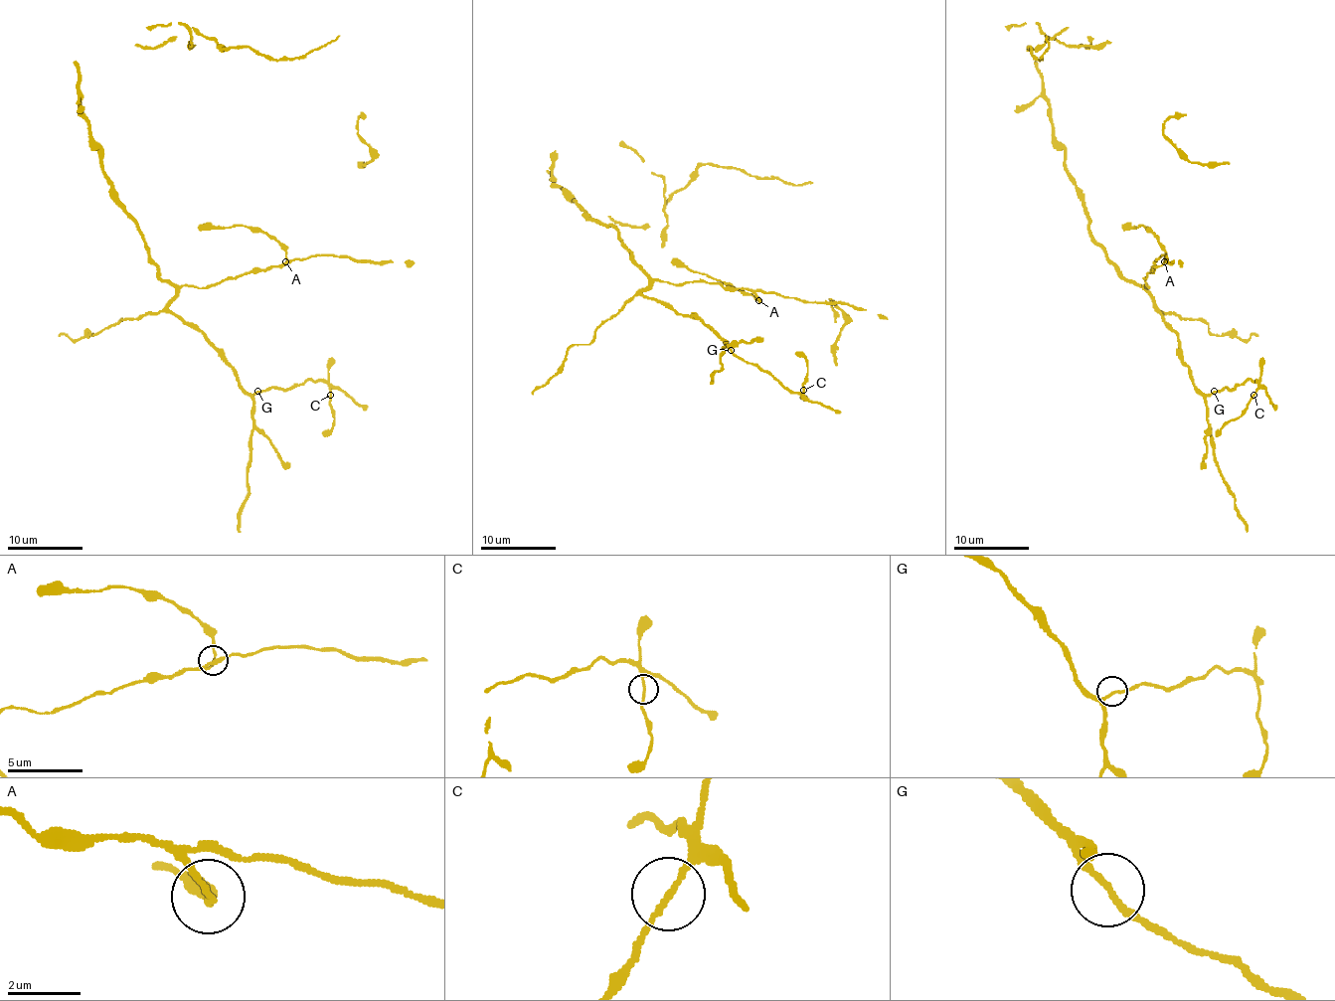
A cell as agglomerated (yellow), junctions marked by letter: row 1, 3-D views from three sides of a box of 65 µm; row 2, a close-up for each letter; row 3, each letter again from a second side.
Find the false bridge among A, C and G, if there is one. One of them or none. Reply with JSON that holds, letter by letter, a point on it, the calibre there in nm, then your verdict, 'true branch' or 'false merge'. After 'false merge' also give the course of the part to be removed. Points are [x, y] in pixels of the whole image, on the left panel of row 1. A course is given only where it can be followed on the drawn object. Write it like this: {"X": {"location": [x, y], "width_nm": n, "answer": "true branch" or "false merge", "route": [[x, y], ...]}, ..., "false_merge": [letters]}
{"A": {"location": [285, 261], "width_nm": 130, "answer": "true branch"}, "C": {"location": [330, 395], "width_nm": 130, "answer": "true branch"}, "G": {"location": [257, 391], "width_nm": 170, "answer": "true branch"}, "false_merge": []}

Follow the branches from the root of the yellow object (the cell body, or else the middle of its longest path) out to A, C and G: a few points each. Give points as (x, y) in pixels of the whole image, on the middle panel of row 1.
A: (599, 223), (610, 225), (618, 233), (631, 256), (654, 279), (674, 285), (706, 281), (750, 288), (758, 300)
C: (599, 223), (618, 233), (648, 277), (642, 296), (693, 315), (734, 354), (792, 392), (803, 390)
G: (599, 223), (618, 233), (631, 260), (648, 277), (642, 296), (667, 303), (678, 315), (693, 315), (731, 350)

